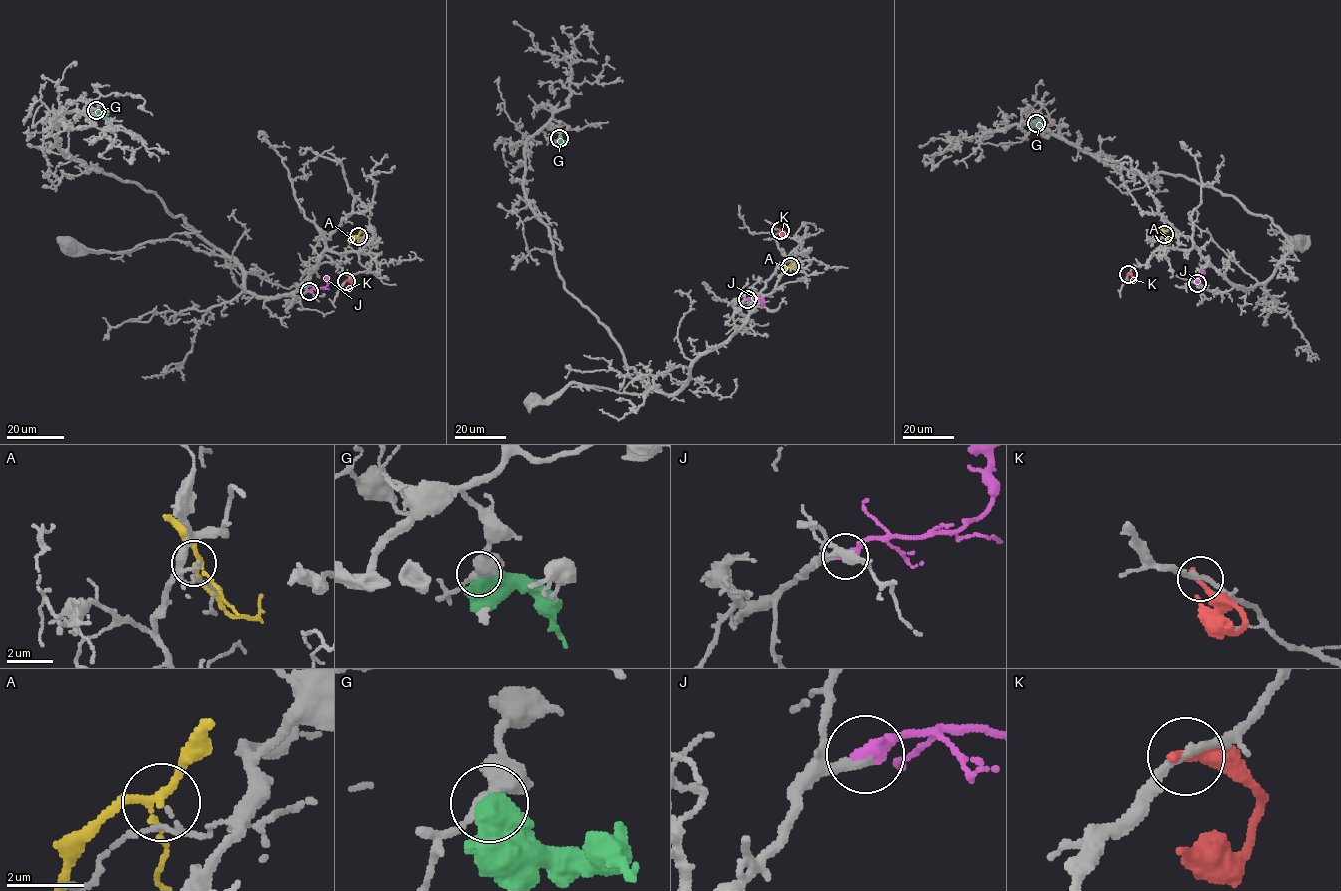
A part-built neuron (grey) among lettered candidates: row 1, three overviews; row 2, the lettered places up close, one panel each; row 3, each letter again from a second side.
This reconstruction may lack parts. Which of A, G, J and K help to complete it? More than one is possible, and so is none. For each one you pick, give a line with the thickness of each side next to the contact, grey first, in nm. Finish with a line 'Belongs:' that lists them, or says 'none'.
J: 280 nm thick on the grey side, 440 nm on the other
Belongs: J

